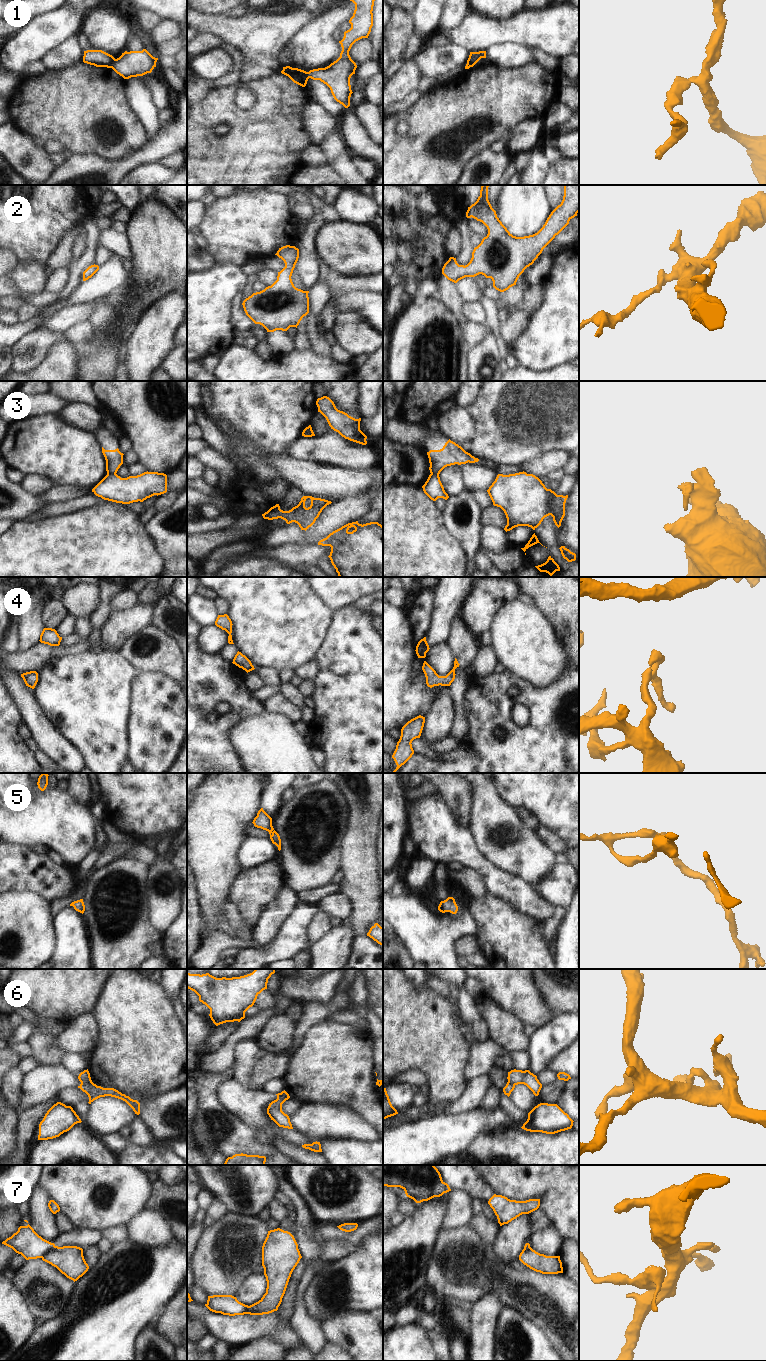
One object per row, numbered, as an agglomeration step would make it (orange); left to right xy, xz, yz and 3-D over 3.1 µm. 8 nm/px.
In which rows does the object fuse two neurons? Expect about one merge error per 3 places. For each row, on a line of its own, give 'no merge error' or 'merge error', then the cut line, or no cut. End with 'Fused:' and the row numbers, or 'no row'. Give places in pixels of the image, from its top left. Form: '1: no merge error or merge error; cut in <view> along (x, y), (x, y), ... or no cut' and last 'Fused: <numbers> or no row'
1: merge error; cut in xy along (115, 59), (110, 67)
2: no merge error; no cut
3: merge error; cut in xy along (107, 473), (115, 474)
4: no merge error; no cut
5: no merge error; no cut
6: merge error; cut in xy along (91, 1081), (81, 1083)
7: merge error; cut in xy along (55, 1246), (41, 1257)
Fused: 1, 3, 6, 7

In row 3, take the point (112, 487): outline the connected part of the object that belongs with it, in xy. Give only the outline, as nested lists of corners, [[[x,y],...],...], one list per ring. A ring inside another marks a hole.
[[[147,471],[137,476],[121,478],[117,474],[107,474],[92,492],[104,500],[116,503],[143,502],[154,495],[167,492],[167,475]]]

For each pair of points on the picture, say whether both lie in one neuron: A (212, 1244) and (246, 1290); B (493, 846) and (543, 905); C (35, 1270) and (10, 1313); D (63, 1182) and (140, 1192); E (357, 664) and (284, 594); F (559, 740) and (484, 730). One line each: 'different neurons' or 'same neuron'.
A: different neurons
B: different neurons
C: different neurons
D: same neuron
E: different neurons
F: same neuron

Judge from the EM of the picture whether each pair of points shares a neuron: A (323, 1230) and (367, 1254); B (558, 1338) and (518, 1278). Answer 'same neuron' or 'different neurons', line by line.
A: different neurons
B: same neuron

